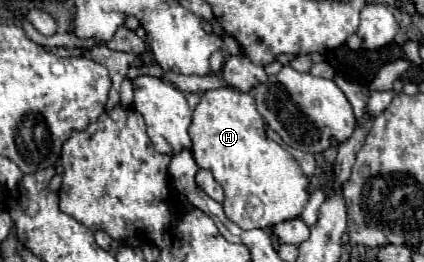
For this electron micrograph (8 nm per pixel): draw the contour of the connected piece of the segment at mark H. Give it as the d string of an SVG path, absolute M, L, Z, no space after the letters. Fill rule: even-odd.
M234 88L204 92L194 108L188 134L198 168L210 170L224 188L224 212L242 230L266 230L302 214L310 198L310 180L294 156L266 136L252 94Z

